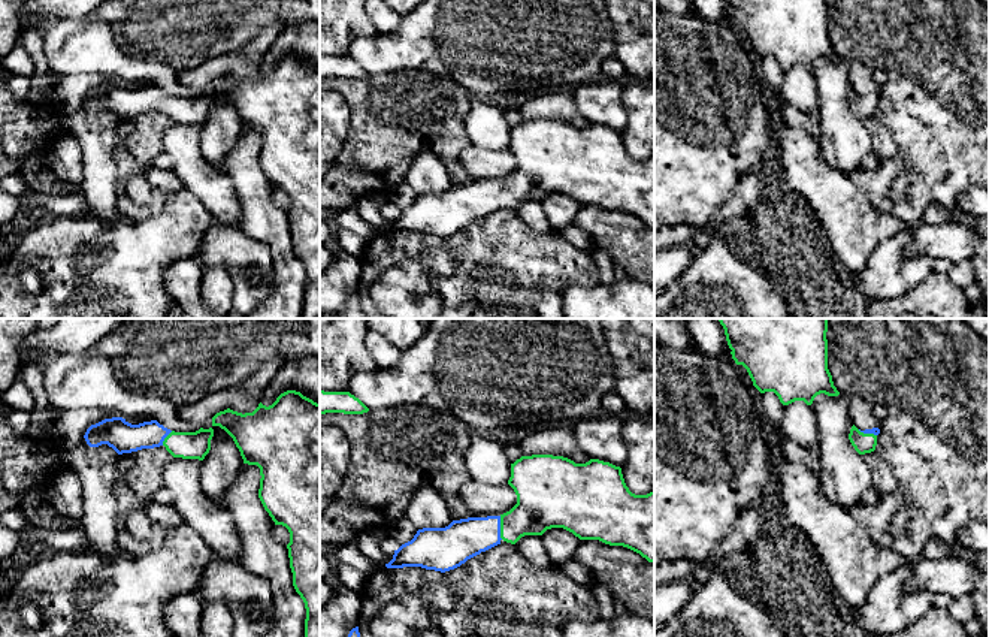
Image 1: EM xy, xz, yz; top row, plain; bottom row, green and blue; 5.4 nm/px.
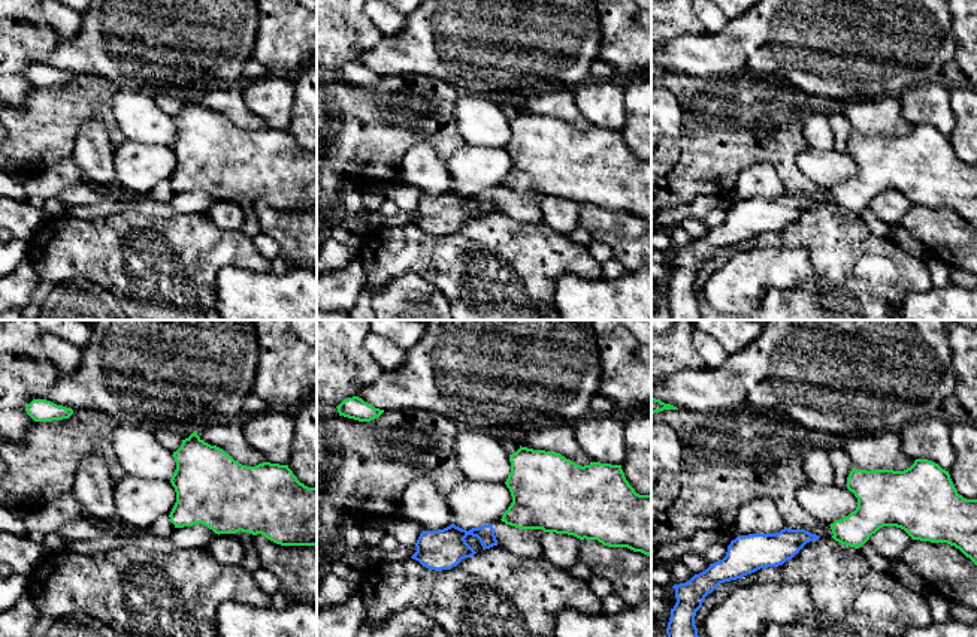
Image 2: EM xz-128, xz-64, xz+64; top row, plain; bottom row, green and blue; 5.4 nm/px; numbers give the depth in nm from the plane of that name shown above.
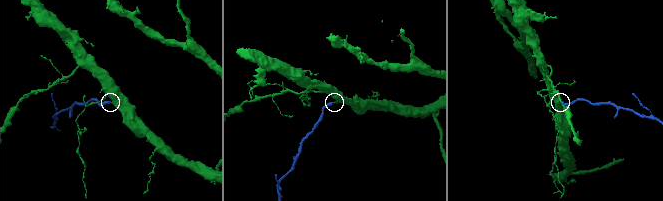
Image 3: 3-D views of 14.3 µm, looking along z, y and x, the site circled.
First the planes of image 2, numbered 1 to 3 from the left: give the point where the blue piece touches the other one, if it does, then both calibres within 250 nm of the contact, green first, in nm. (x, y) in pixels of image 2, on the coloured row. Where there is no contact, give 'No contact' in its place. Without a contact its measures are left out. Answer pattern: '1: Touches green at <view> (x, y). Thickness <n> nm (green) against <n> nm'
1: No contact
2: No contact
3: No contact

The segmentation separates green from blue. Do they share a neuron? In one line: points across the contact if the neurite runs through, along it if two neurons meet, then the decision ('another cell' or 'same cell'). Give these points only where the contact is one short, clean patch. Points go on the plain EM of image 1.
across xz (541, 171), (531, 181), (501, 193), (460, 205) | same cell

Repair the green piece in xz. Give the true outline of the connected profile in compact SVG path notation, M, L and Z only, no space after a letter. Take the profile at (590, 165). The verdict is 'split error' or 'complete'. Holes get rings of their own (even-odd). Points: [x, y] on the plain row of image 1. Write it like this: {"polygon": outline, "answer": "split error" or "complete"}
{"polygon": "M532 120L521 121L511 129L508 150L517 160L517 169L500 181L468 182L453 185L445 193L418 194L414 203L394 215L387 233L421 232L435 236L450 236L468 224L486 217L500 206L515 209L524 200L542 200L547 194L563 193L580 205L599 205L610 211L623 211L654 229L654 156L647 160L635 160L624 148L621 133L599 124L575 129L563 121Z", "answer": "split error"}

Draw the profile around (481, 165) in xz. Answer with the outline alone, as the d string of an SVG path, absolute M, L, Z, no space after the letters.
M471 145L459 160L472 182L500 181L517 169L517 160L508 148L492 151Z

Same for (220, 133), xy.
M212 91L211 115L202 126L200 151L203 157L226 175L226 156L238 144L244 124L233 103L220 91Z

